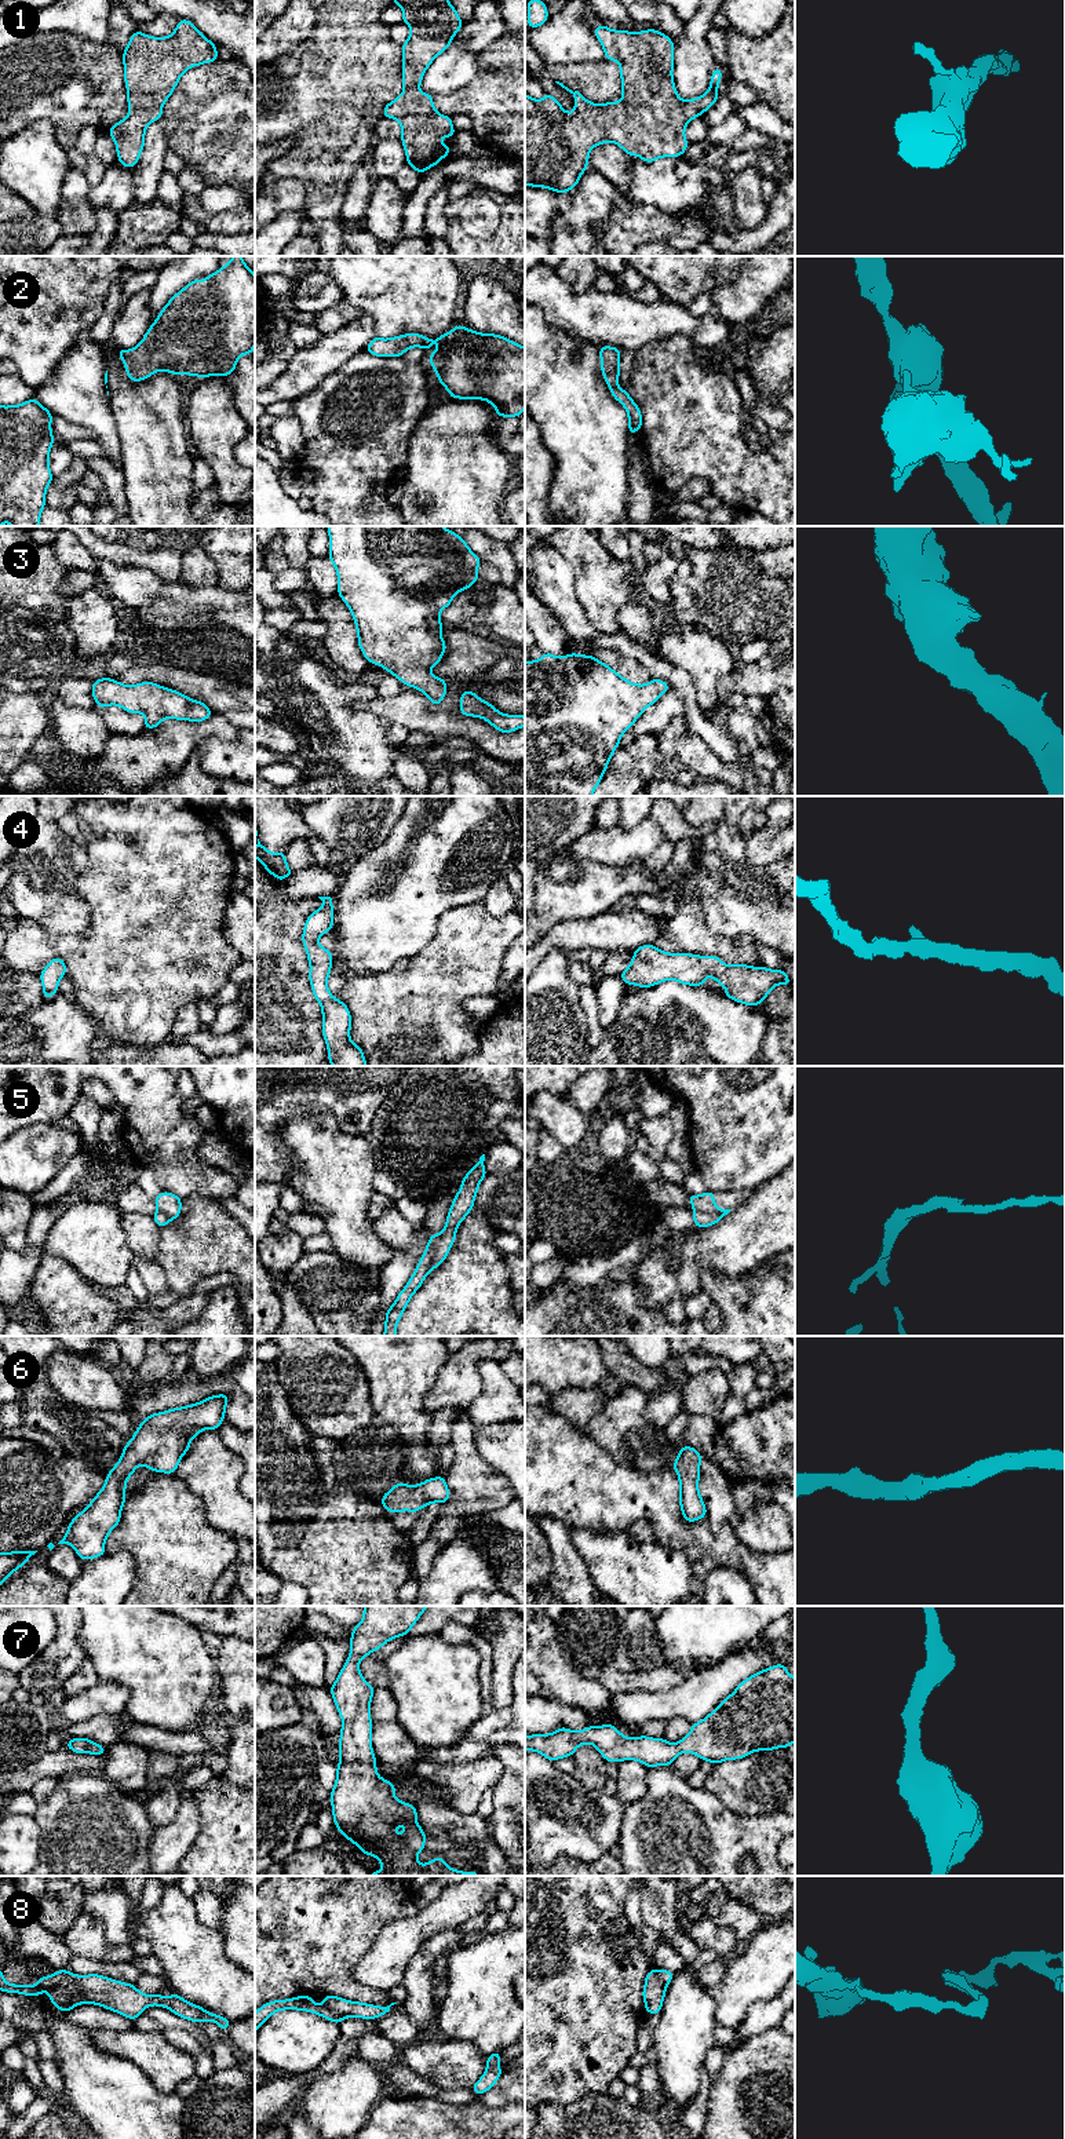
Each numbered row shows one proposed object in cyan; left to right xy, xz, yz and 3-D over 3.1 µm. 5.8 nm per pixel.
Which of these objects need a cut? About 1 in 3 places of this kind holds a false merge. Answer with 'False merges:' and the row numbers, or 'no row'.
False merges: 5, 8

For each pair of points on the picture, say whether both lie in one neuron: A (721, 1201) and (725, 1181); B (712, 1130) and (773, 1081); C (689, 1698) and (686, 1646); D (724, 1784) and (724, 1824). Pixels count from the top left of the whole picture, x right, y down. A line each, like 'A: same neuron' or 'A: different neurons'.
A: different neurons
B: same neuron
C: different neurons
D: different neurons

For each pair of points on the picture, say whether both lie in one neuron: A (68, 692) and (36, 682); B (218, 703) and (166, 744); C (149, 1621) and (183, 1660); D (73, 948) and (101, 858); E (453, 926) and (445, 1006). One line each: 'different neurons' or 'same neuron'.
A: different neurons
B: different neurons
C: same neuron
D: same neuron
E: same neuron

